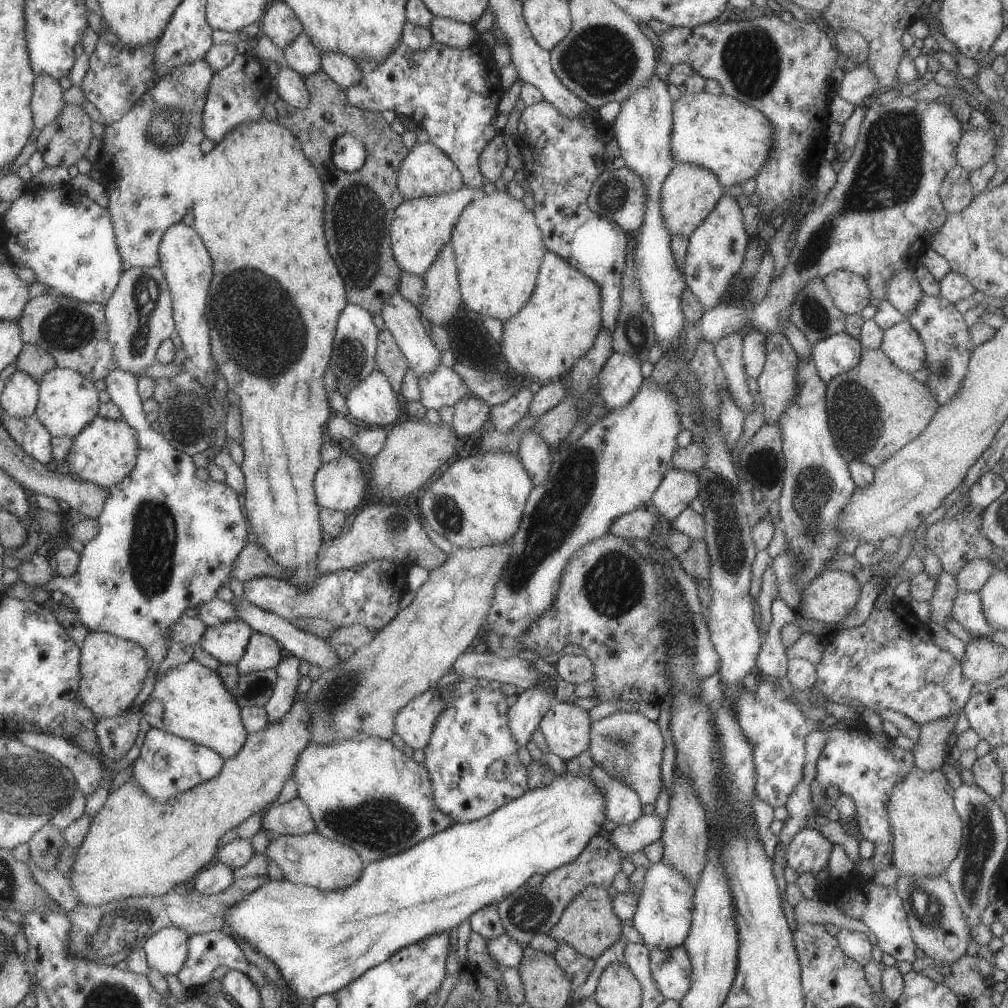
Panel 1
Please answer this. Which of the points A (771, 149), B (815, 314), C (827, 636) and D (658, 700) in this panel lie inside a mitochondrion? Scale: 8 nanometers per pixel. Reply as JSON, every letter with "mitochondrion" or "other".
{"A":"other","B":"mitochondrion","C":"other","D":"other"}

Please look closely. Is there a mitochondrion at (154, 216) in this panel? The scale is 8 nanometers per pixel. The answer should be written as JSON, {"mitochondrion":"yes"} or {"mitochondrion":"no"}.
{"mitochondrion":"no"}

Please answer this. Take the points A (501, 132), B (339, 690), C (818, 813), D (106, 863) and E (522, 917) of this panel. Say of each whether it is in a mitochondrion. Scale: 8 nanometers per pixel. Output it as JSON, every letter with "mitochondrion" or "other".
{"A":"other","B":"mitochondrion","C":"other","D":"other","E":"mitochondrion"}

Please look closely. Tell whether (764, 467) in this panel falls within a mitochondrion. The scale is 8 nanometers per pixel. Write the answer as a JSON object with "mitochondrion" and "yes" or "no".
{"mitochondrion":"yes"}

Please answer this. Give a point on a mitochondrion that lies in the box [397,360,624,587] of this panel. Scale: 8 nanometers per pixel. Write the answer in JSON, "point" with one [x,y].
{"point":[452,518]}

